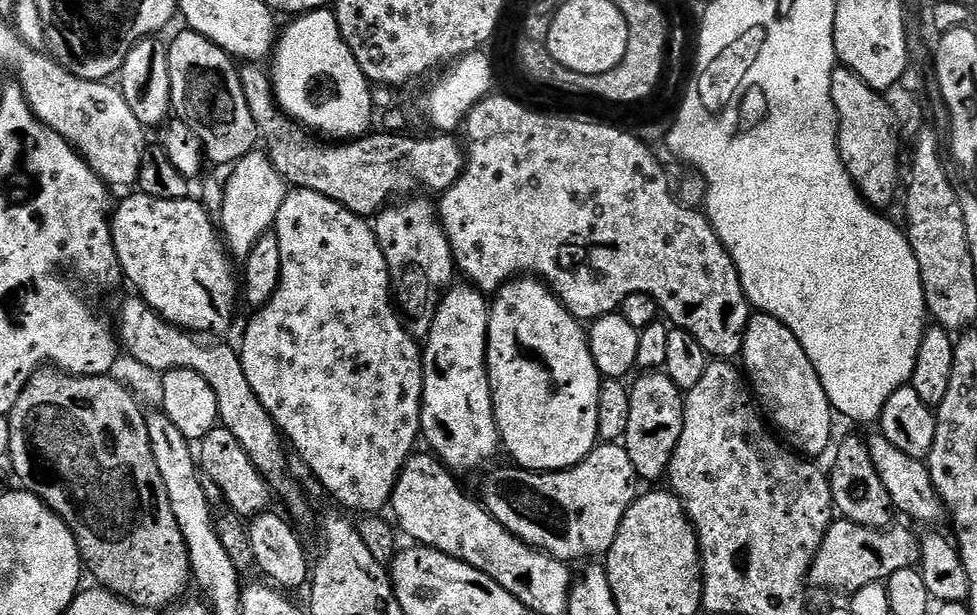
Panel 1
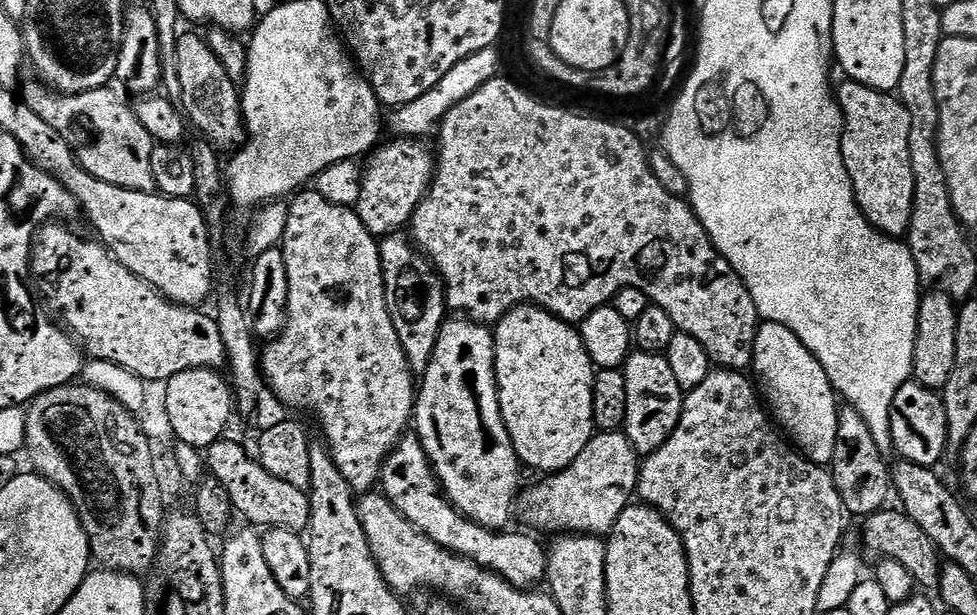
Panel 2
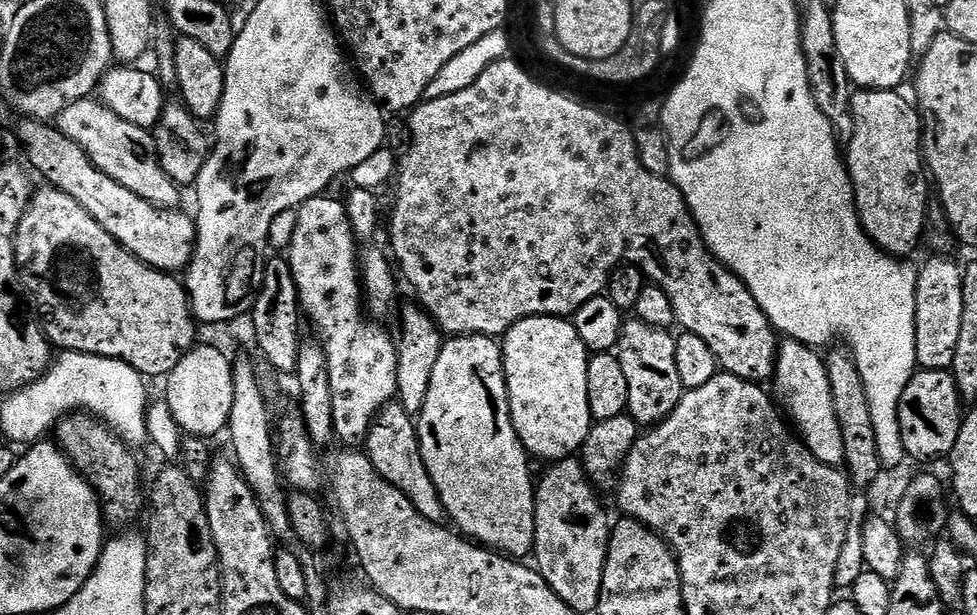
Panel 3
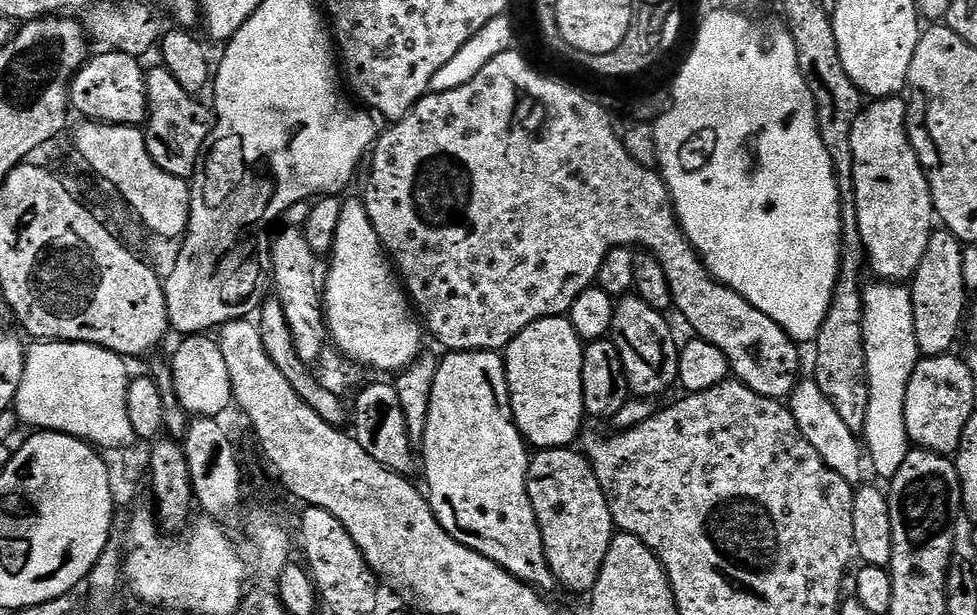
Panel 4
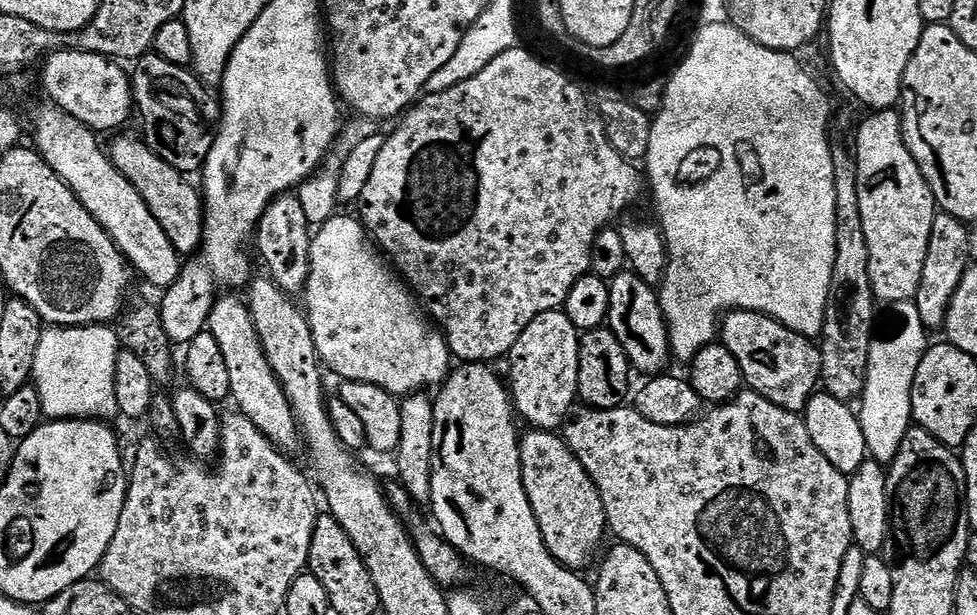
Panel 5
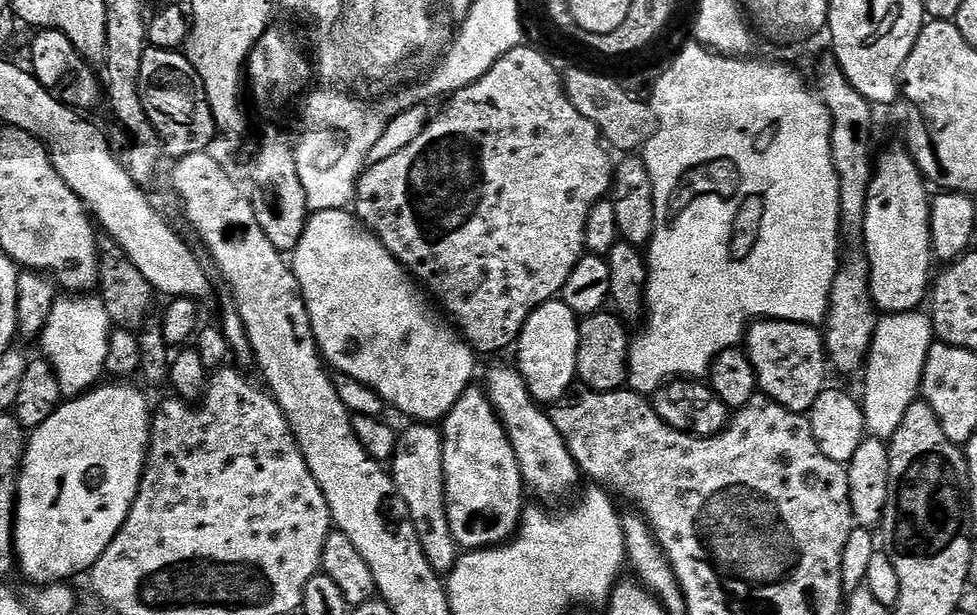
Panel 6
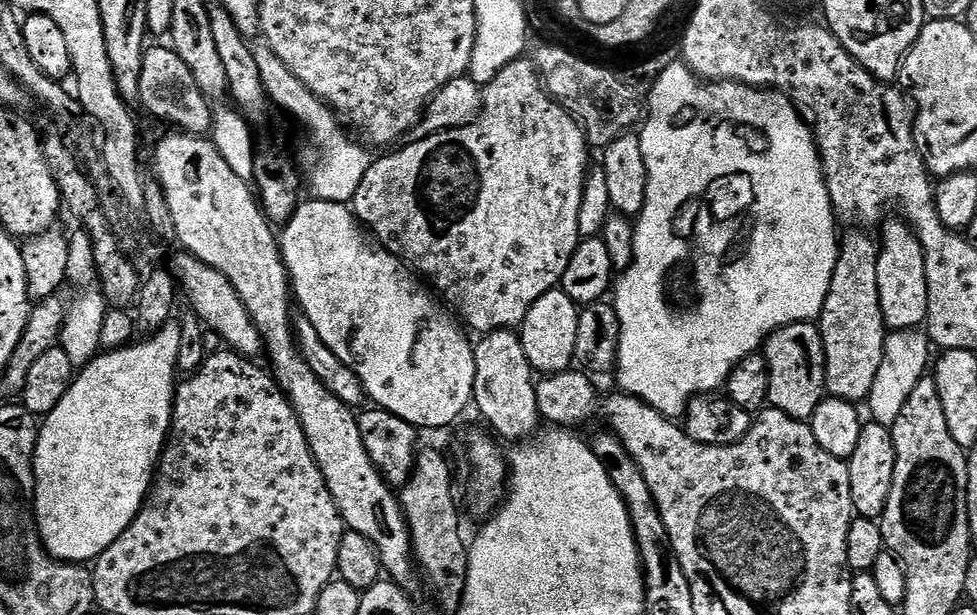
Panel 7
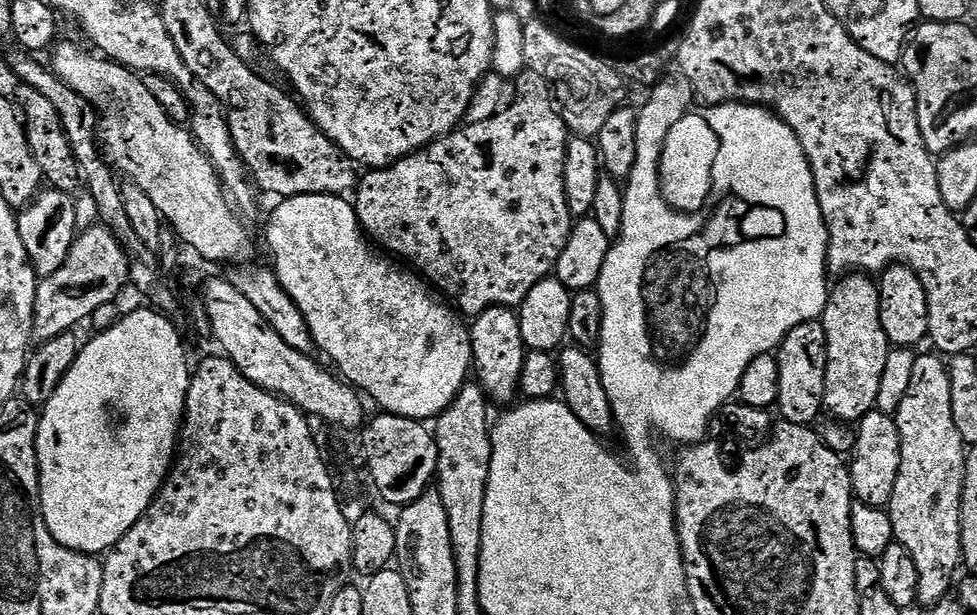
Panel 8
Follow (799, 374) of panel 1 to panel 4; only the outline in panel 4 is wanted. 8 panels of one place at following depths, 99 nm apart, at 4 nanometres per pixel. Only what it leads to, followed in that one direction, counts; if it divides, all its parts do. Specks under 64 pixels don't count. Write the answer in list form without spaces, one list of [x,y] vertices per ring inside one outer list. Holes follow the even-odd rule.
[[[804,378],[797,383],[790,397],[790,407],[798,422],[798,430],[802,430],[806,442],[810,442],[814,450],[818,450],[822,462],[826,462],[826,466],[837,472],[847,484],[859,485],[865,479],[864,468],[866,472],[866,452],[862,447],[861,437],[852,432],[846,422],[842,422],[838,410],[834,410],[815,379]]]

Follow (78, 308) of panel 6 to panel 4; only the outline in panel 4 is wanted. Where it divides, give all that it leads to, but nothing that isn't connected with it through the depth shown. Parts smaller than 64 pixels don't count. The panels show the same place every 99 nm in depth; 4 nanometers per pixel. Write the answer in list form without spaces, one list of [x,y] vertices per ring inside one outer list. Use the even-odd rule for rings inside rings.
[[[50,340],[47,342],[36,342],[31,345],[27,349],[28,357],[26,358],[26,370],[22,374],[22,386],[18,386],[18,394],[16,395],[16,403],[14,405],[14,411],[19,416],[19,423],[21,425],[26,426],[29,424],[29,429],[32,430],[43,430],[45,432],[61,432],[62,434],[66,434],[67,436],[77,436],[80,440],[87,440],[89,444],[95,446],[97,449],[103,450],[105,448],[124,448],[130,447],[136,444],[138,437],[134,430],[134,426],[131,425],[130,422],[130,414],[127,412],[127,394],[128,394],[128,385],[130,383],[130,375],[128,376],[128,368],[126,365],[125,357],[119,356],[117,352],[111,352],[110,350],[106,350],[105,348],[99,348],[98,346],[94,346],[93,344],[71,344],[70,342],[66,342],[65,340]]]

